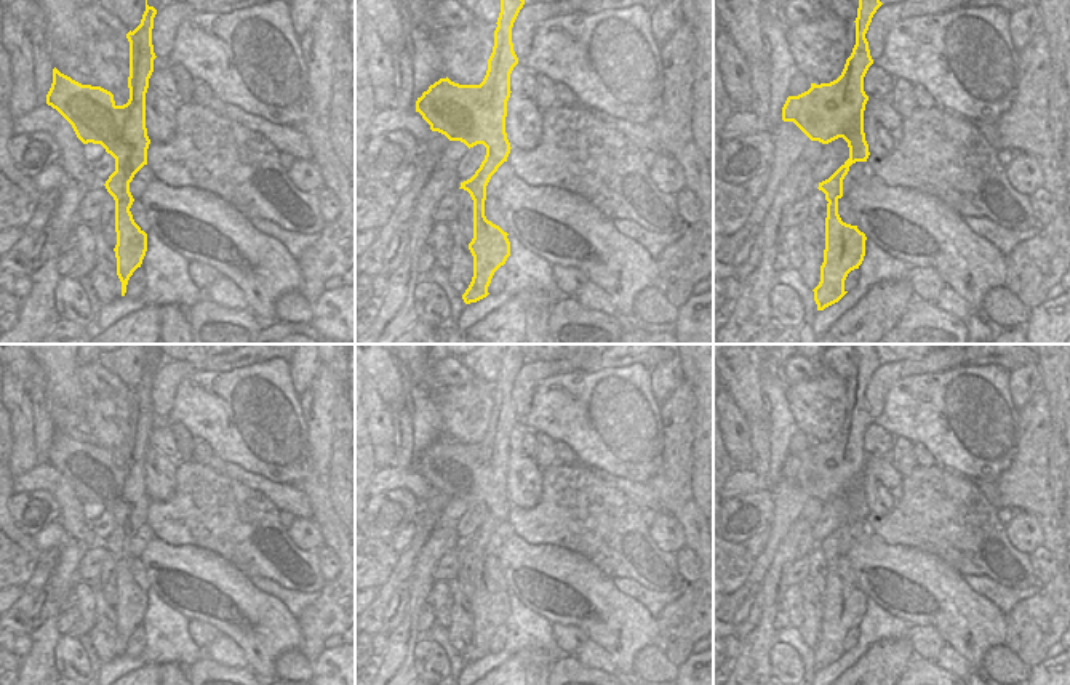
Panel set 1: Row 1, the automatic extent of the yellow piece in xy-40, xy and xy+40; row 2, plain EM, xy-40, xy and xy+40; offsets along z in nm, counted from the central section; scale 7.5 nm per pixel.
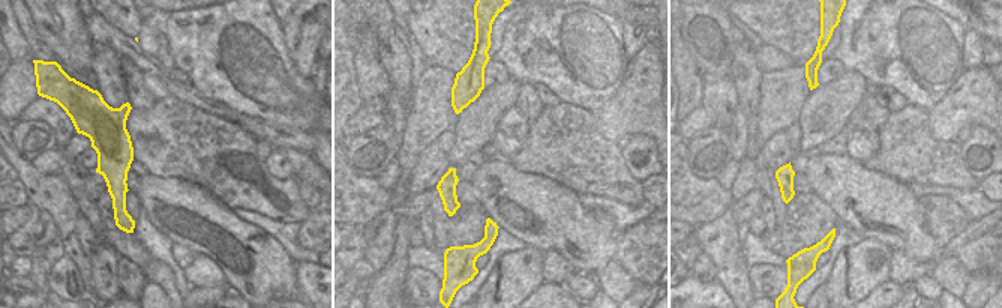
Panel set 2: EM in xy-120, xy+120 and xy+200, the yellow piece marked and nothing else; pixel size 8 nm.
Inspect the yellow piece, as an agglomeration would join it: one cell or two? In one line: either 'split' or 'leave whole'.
split

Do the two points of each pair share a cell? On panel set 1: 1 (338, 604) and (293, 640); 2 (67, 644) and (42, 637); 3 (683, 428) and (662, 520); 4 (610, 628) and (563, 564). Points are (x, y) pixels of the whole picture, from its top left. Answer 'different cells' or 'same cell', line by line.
1: different cells
2: different cells
3: different cells
4: same cell

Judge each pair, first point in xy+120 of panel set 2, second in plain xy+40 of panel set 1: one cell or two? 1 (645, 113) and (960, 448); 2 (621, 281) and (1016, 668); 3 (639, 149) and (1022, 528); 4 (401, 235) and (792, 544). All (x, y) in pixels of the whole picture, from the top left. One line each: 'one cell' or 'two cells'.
1: two cells
2: one cell
3: one cell
4: one cell

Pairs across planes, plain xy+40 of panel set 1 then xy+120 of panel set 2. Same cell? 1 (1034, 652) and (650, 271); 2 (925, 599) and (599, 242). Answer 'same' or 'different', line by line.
1: same
2: same

